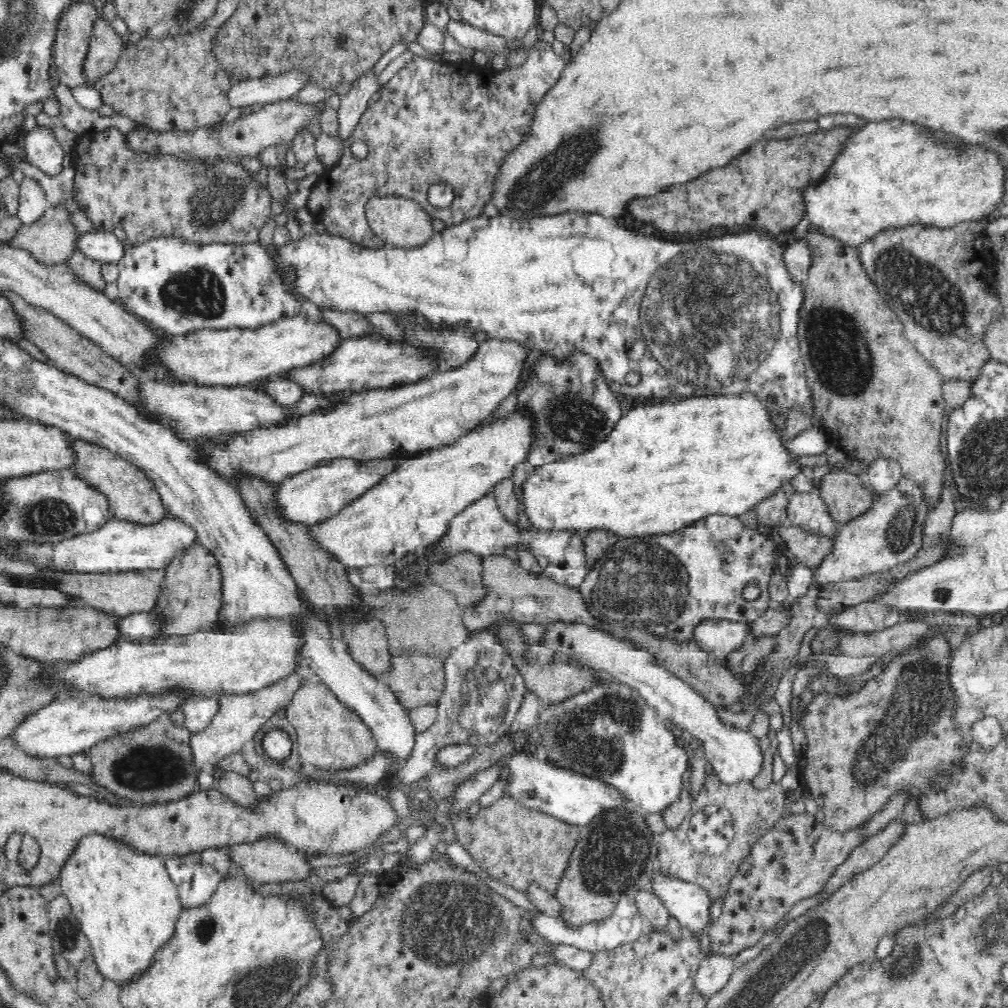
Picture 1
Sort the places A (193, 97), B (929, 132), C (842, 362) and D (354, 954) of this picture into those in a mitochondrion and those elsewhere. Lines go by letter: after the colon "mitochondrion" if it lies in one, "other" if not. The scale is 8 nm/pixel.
A: other
B: other
C: mitochondrion
D: other

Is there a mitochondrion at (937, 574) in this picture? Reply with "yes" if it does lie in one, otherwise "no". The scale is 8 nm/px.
no

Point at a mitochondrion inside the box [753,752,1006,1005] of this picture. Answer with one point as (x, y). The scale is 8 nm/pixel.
(910, 958)

